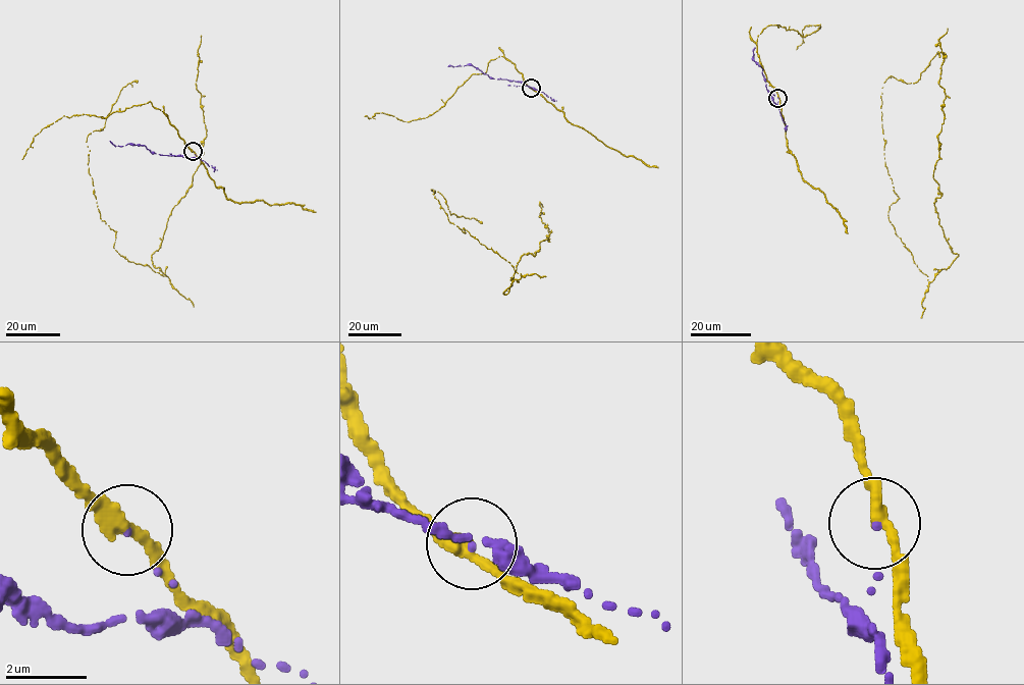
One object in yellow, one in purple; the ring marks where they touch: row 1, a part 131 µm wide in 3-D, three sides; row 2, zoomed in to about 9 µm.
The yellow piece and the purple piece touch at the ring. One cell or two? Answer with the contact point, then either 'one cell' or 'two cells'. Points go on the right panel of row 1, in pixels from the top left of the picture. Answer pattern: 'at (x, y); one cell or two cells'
at (777, 98); two cells

